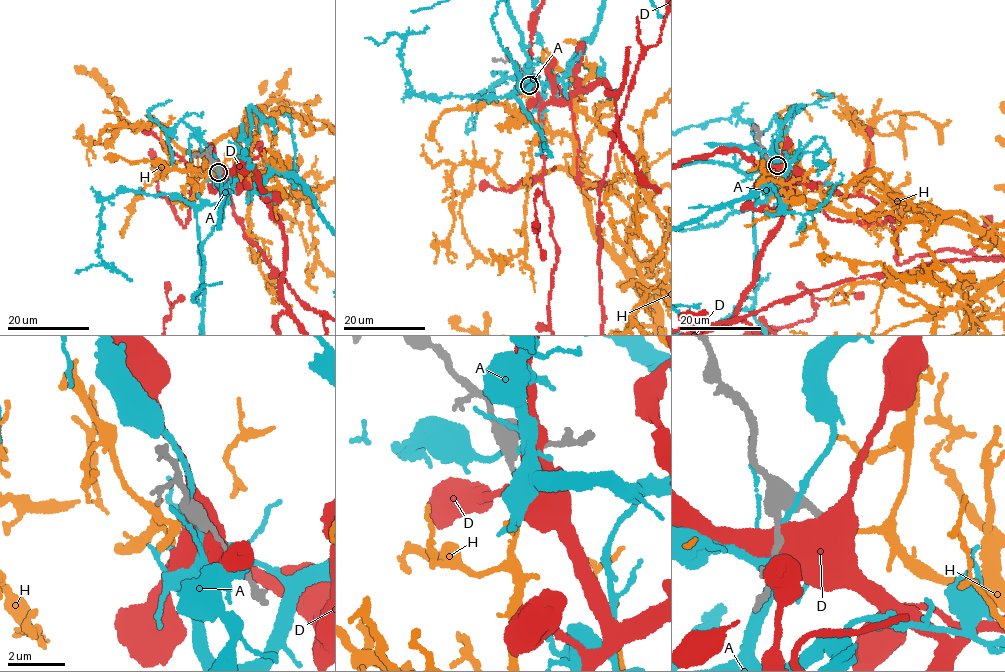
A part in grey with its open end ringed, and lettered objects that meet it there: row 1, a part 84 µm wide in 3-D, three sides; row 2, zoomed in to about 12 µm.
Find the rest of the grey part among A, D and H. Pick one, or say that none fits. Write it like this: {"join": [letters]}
{"join": ["H"]}

